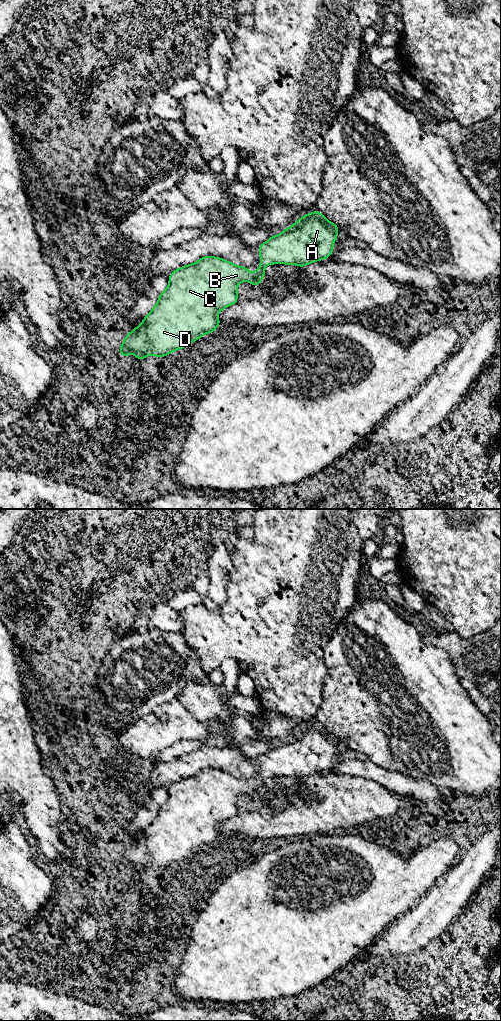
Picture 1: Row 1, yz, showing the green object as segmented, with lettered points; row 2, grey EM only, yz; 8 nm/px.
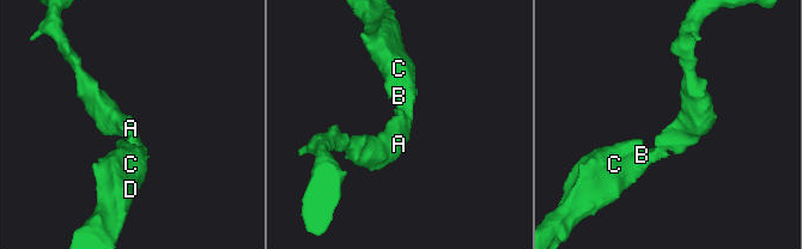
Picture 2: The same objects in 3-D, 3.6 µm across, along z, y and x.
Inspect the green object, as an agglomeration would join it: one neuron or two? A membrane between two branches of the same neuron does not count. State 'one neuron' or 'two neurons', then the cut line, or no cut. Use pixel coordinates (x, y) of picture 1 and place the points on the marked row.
one neuron | no cut

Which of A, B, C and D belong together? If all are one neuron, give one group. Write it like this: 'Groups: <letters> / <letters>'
Groups: A B C D

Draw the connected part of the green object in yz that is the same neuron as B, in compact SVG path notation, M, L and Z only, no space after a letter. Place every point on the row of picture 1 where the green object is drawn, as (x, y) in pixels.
M315 210L285 228L281 234L270 236L268 241L260 244L261 265L254 272L250 273L246 267L214 256L204 256L193 264L172 271L167 288L160 293L156 305L142 323L125 336L119 353L124 357L130 356L132 352L138 360L148 355L164 357L185 348L205 334L213 333L221 323L217 315L226 307L237 303L237 286L242 281L256 287L265 276L266 265L287 264L303 268L315 261L327 259L332 255L338 228L338 225Z

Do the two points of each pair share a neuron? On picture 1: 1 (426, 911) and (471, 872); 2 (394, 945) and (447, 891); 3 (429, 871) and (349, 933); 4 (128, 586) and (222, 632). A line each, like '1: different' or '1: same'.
1: same
2: same
3: same
4: different

